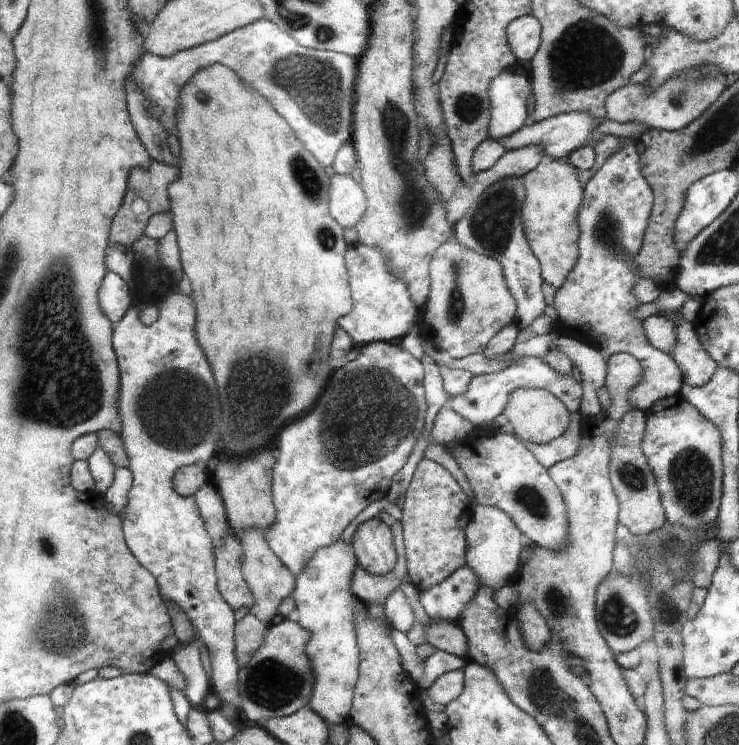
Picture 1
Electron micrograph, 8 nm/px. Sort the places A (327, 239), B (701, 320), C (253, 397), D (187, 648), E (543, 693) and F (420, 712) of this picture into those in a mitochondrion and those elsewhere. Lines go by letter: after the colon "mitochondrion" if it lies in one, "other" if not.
A: mitochondrion
B: other
C: mitochondrion
D: other
E: mitochondrion
F: other

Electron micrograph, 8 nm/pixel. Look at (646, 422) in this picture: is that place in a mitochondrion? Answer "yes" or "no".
no

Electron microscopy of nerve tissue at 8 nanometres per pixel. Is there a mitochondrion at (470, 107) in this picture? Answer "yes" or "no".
yes

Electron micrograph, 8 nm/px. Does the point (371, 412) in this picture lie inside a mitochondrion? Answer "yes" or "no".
yes

